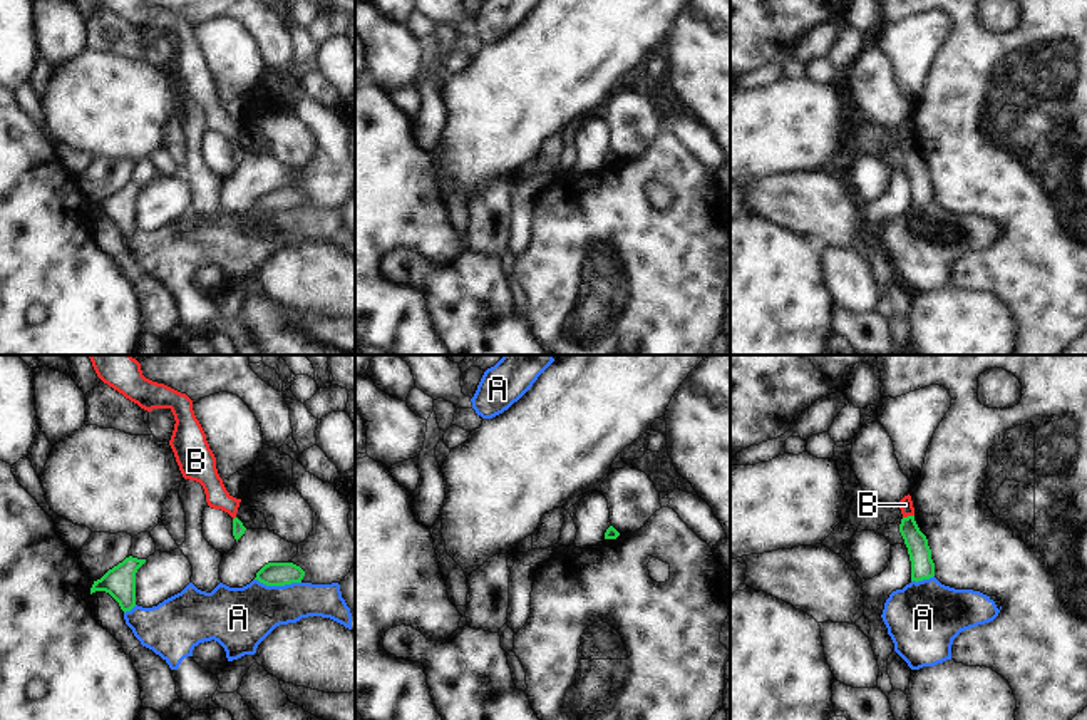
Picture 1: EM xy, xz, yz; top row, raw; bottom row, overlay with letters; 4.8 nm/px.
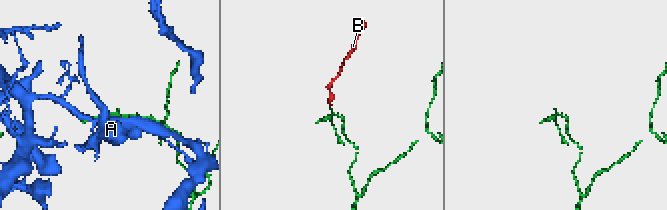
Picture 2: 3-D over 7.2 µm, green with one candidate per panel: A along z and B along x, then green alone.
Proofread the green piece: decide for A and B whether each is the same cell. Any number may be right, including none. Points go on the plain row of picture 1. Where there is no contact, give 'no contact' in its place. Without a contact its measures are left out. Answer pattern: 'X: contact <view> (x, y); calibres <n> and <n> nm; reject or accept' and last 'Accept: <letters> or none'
A: contact xy (278, 210); calibres 110 and 300 nm; reject
B: contact yz (908, 141); calibres 110 and 70 nm; accept
Accept: B

